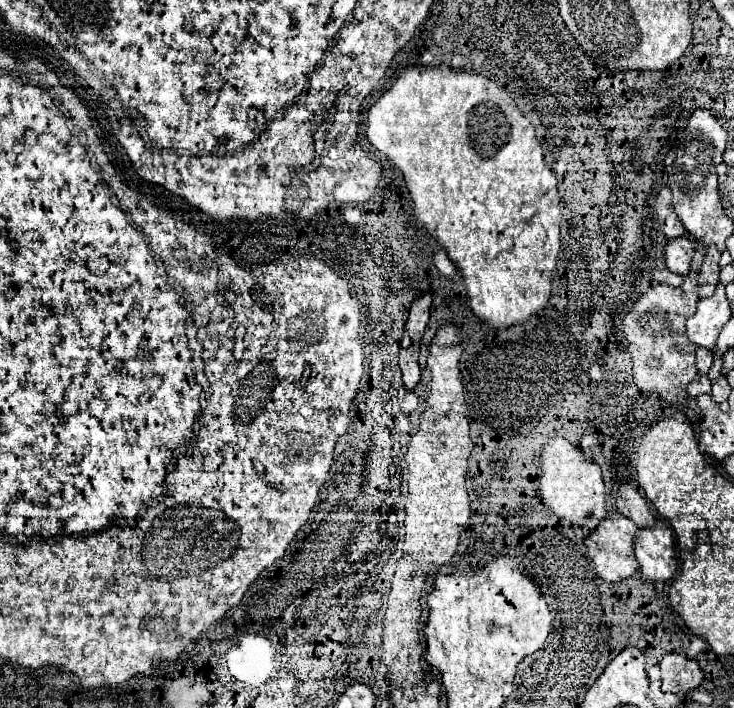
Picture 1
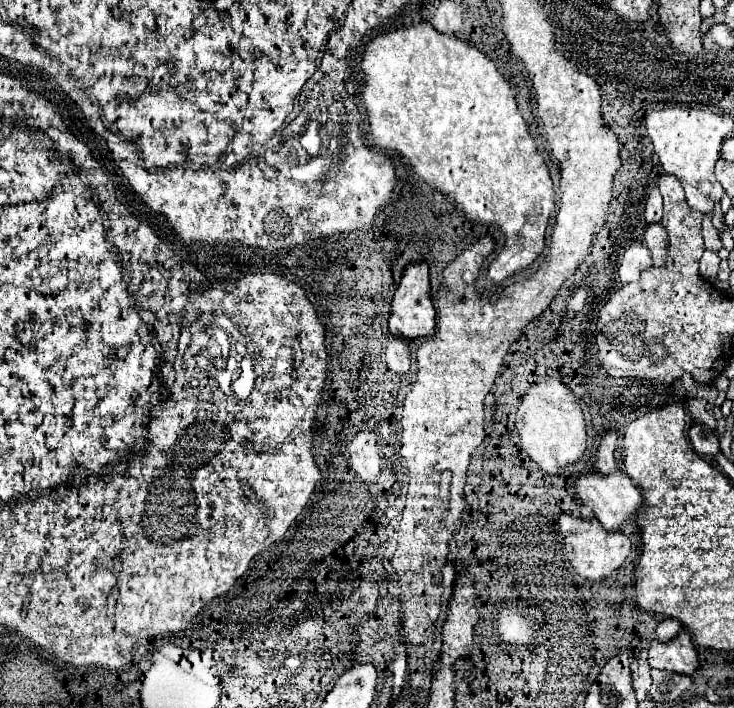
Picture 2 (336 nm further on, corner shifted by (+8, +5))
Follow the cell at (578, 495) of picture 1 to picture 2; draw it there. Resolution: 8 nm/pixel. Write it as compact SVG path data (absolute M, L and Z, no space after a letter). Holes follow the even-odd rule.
M548 377L530 387L522 399L522 405L518 407L516 427L520 433L522 449L548 475L558 475L564 465L576 463L586 449L586 423L582 409L572 389L554 377ZM528 397L532 397L532 403L528 403Z

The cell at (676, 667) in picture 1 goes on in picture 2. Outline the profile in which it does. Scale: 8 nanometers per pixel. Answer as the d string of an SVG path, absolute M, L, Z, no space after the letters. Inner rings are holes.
M680 631L672 641L652 641L648 649L648 663L654 669L672 671L680 675L692 675L698 667L698 653L692 645L690 633Z

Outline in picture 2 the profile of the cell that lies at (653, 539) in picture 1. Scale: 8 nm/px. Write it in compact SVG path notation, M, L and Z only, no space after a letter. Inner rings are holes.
M620 469L612 471L610 475L602 475L598 471L594 473L582 473L576 483L576 495L578 499L588 505L594 511L594 517L604 525L604 529L608 531L620 531L626 523L634 521L636 511L642 505L642 493L640 489L632 483L632 479L628 475L624 475Z

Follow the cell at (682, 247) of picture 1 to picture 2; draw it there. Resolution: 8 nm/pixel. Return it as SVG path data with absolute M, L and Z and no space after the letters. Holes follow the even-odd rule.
M652 223L646 227L644 243L652 253L652 263L656 267L662 265L666 261L666 255L668 255L668 239L666 239L666 231L660 223Z

